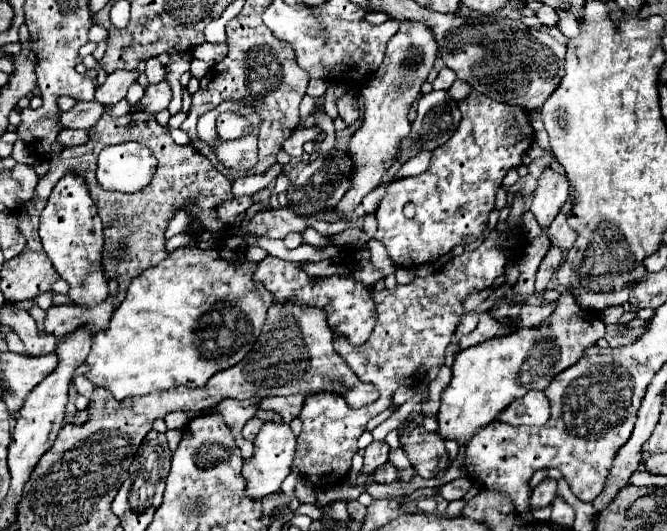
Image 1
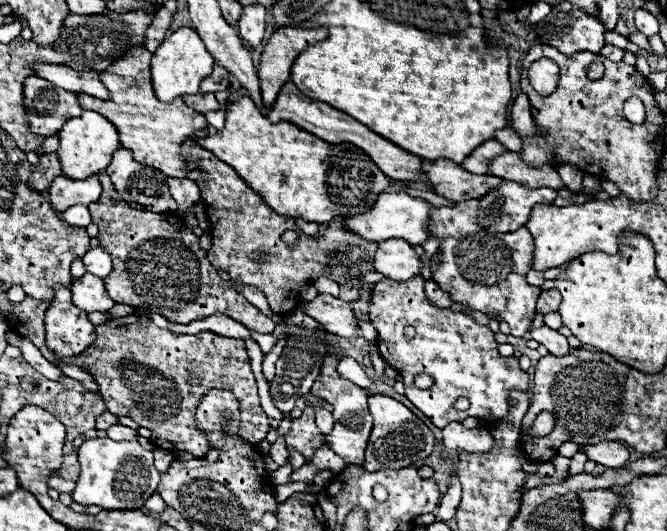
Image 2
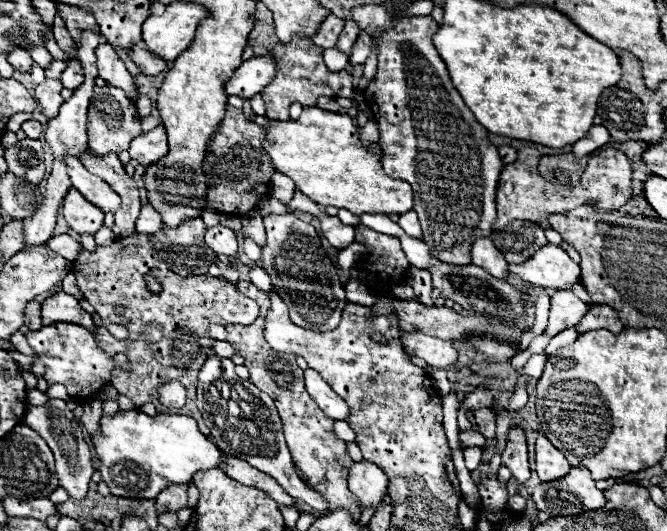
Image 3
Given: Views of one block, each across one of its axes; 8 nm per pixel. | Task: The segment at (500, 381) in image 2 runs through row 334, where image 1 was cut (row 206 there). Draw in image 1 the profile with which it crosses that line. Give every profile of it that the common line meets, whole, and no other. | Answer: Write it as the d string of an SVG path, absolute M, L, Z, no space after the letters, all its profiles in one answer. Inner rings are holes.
M472 90L466 100L458 102L462 122L446 146L434 150L426 172L394 180L378 204L376 220L380 240L396 266L416 268L436 262L454 246L464 244L466 236L482 238L488 216L494 210L494 198L510 168L522 166L522 156L534 140L528 110L490 100ZM406 204L416 206L412 218L404 216ZM482 216L482 218L480 218ZM410 258L410 262L408 262Z

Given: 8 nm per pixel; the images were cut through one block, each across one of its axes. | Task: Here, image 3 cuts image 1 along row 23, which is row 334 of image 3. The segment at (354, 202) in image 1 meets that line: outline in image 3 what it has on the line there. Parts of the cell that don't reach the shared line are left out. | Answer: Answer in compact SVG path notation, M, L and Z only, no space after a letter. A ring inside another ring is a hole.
M404 332L400 334L400 340L408 354L422 358L428 366L438 370L450 368L458 358L458 352L450 340L430 338L426 334L404 334Z

